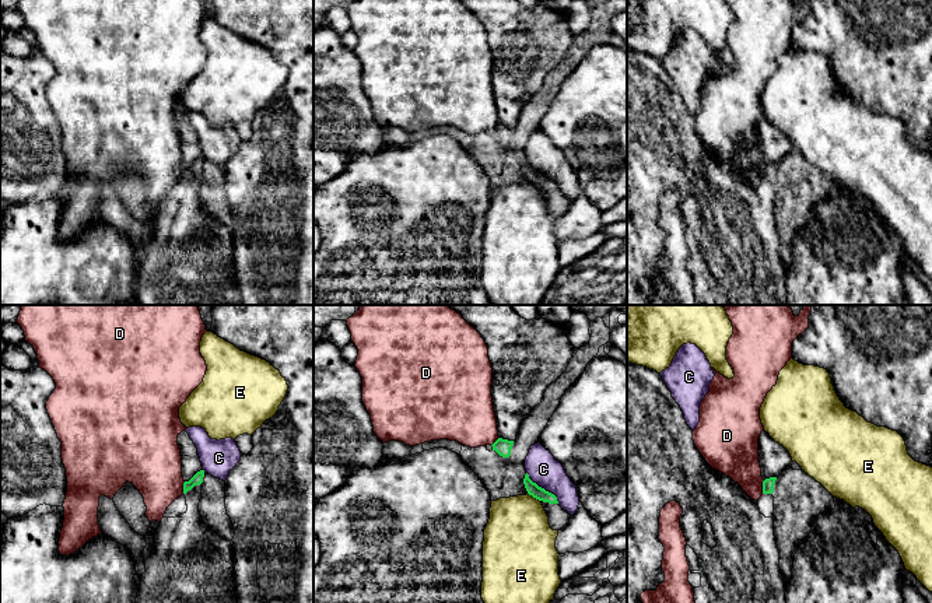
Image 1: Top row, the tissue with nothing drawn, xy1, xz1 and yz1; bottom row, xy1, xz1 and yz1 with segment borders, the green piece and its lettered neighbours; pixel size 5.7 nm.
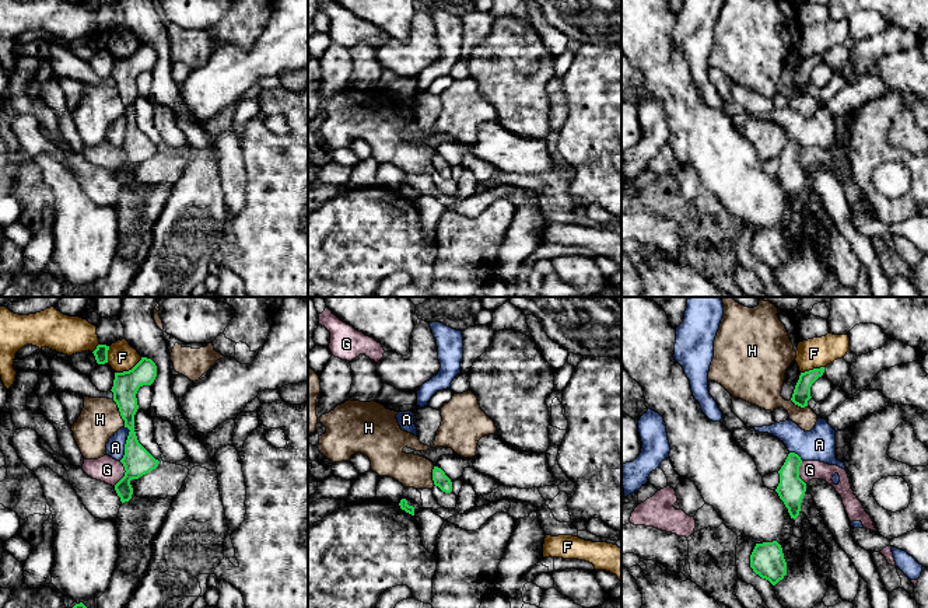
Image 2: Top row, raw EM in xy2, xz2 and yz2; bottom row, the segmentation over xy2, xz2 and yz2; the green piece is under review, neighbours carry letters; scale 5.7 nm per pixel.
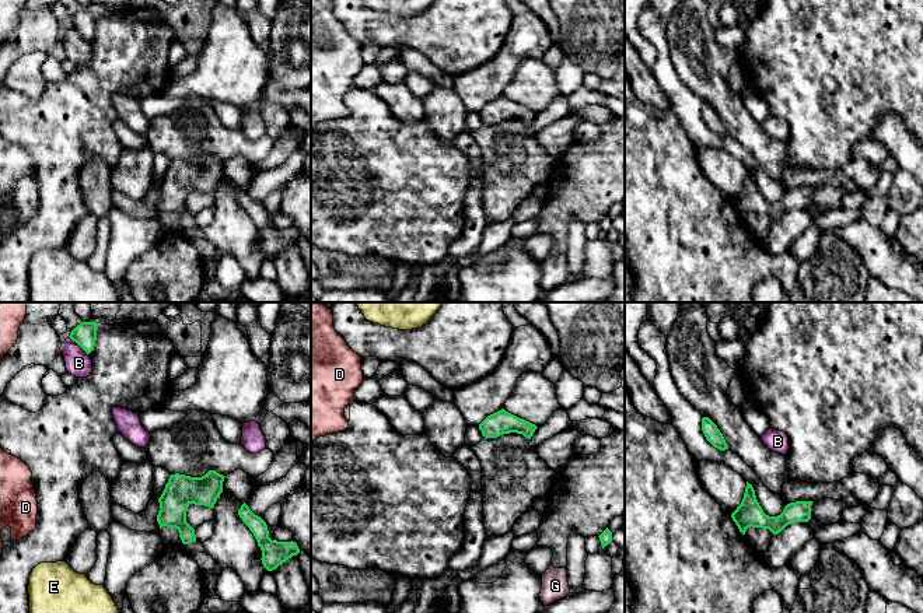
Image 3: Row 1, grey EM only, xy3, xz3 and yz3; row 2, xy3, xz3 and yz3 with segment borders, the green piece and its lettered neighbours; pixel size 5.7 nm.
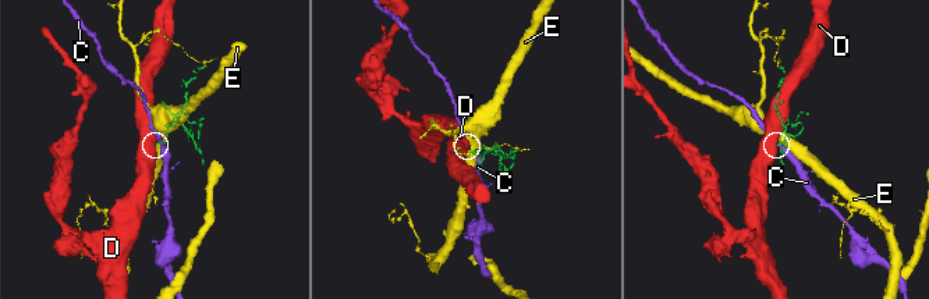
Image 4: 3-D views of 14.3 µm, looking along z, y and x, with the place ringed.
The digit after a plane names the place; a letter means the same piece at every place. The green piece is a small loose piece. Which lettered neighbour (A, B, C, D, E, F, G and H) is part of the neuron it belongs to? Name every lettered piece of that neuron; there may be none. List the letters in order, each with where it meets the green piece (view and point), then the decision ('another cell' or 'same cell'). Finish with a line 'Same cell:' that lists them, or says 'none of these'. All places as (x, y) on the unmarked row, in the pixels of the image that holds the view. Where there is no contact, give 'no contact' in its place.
A: xy2 (126, 129) | another cell
B: xy3 (79, 31) | another cell
C: xz1 (543, 175) | another cell
D: yz1 (763, 174) | another cell
E: xz1 (533, 183) | another cell
F: xy2 (129, 56) | another cell
G: xy2 (125, 160) | another cell
H: xy2 (119, 97) | another cell
Same cell: none of these

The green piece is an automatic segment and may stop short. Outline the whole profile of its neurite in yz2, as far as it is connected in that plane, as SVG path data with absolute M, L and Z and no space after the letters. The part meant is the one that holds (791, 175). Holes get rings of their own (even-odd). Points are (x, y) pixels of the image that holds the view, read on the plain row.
M789 139L778 157L780 170L775 175L794 206L799 202L801 189L806 178L806 170L799 164L801 150L801 143L795 139Z

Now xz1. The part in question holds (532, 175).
M528 159L525 161L523 171L525 171L528 180L532 182L533 185L543 187L543 189L549 189L549 190L558 190L557 183L546 178L544 175L539 173L536 169L533 169L529 165Z

